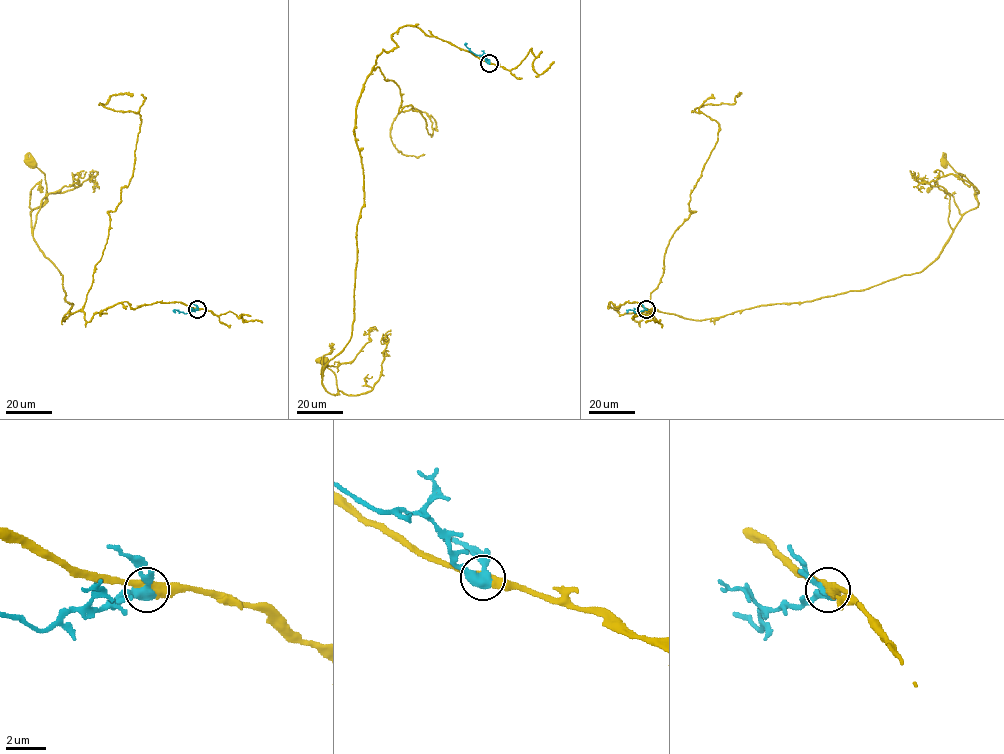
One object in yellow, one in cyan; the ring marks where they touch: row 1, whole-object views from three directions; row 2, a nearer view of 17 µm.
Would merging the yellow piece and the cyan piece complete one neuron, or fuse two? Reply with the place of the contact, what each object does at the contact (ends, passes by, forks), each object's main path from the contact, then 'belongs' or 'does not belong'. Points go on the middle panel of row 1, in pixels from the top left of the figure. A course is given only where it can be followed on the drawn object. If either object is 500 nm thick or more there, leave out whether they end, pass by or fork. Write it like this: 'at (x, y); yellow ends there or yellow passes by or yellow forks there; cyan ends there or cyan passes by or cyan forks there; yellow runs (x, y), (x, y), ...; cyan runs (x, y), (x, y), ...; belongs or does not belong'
at (489, 63); yellow passes by; cyan passes by; yellow runs (489, 63), (410, 26), (376, 59), (354, 128), (363, 207), (351, 337), (323, 371), (335, 395), (321, 361); cyan runs (489, 63), (483, 56), (473, 53), (467, 43); does not belong

